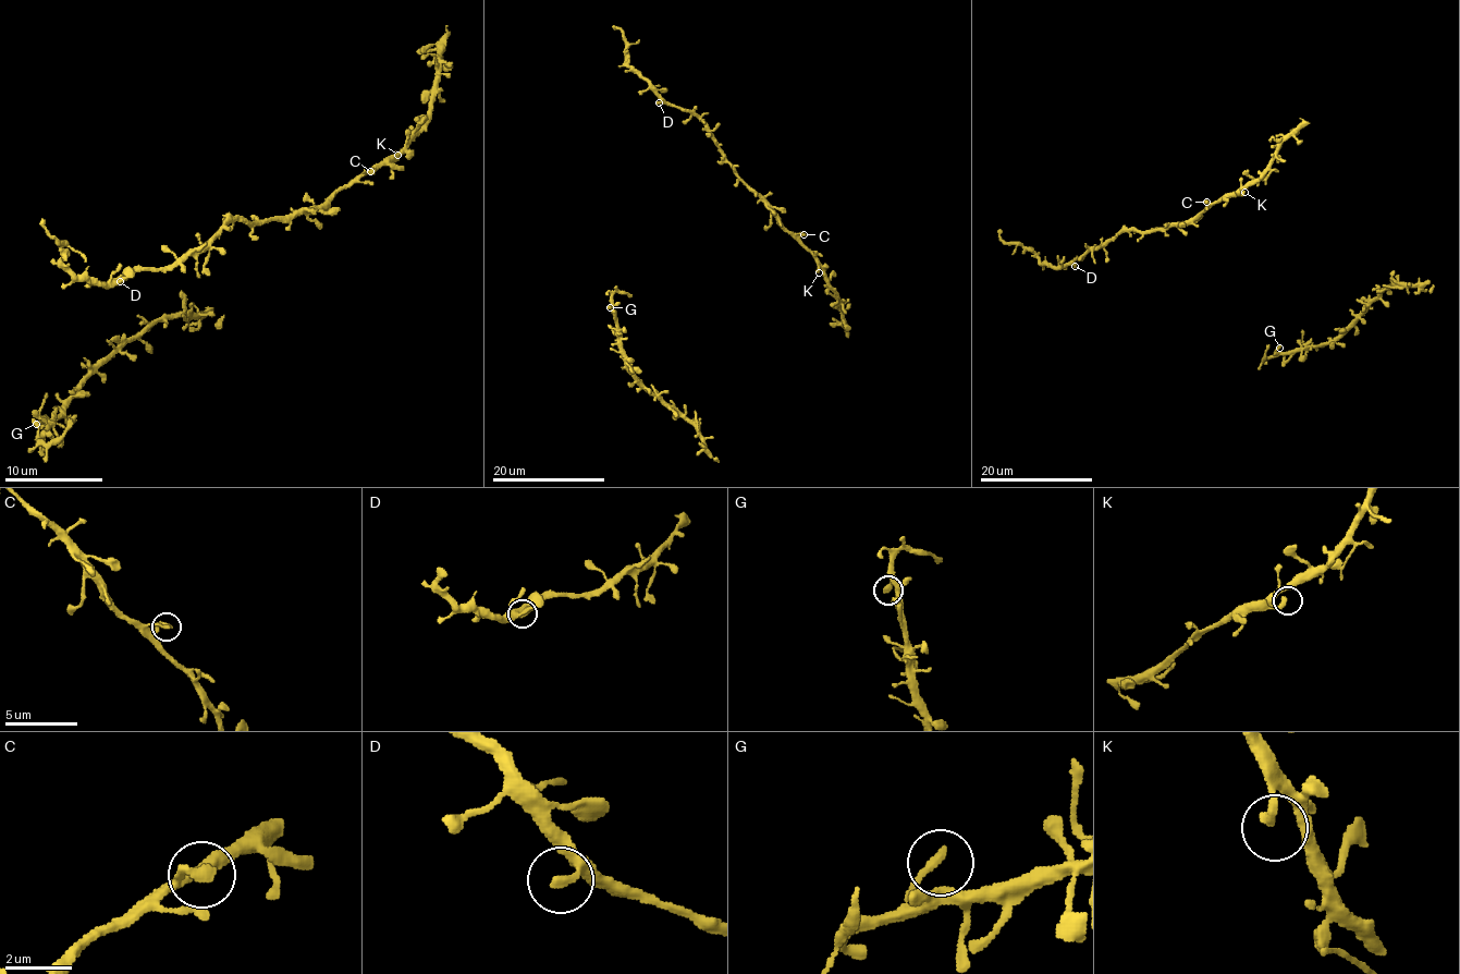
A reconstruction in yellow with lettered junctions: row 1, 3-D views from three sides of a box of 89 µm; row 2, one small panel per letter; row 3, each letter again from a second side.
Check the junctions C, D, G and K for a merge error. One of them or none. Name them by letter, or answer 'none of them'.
none of them

